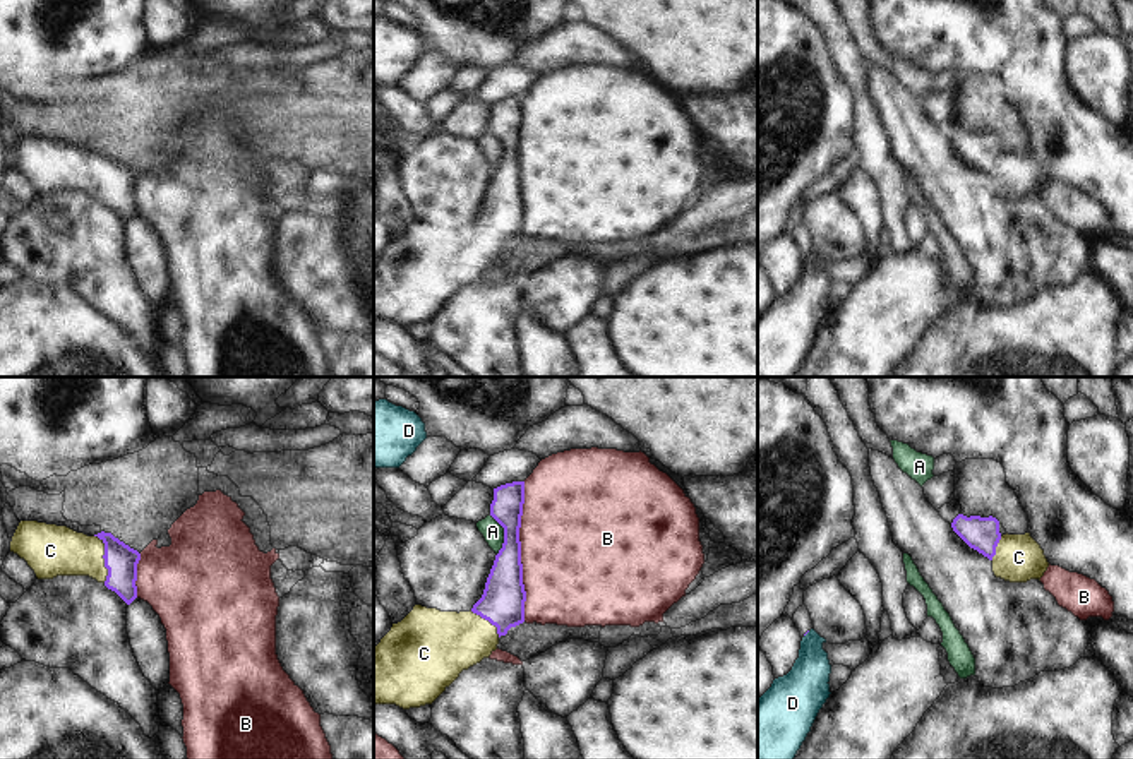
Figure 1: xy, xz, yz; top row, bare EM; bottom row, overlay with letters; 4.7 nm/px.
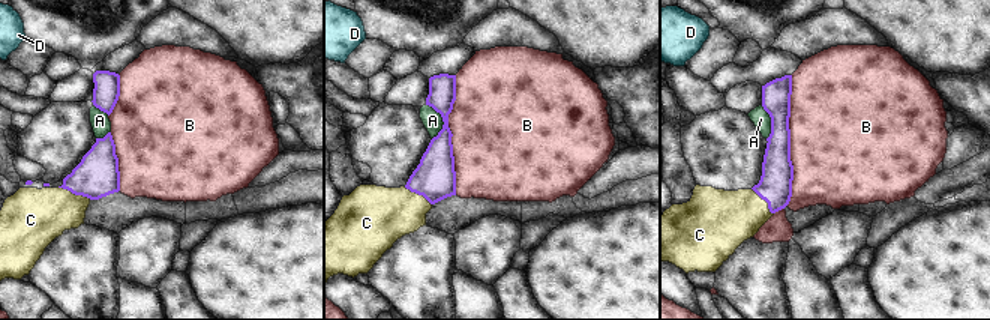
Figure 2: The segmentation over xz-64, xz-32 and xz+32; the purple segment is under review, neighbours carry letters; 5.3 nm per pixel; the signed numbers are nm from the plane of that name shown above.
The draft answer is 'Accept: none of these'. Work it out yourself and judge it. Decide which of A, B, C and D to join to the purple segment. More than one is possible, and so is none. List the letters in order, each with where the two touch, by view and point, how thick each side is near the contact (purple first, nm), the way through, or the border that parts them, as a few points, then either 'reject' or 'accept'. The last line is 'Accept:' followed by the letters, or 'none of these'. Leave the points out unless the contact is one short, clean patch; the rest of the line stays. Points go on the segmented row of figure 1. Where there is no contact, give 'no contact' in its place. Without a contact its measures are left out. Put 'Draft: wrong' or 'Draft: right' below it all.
A: xz (504, 535) | 180/100 nm | reject
B: xz (520, 552) | 200/500 nm | reject
C: xy (103, 557) | 150/240 nm | across xy (120, 561), (103, 557), (52, 550) | accept
D: yz (806, 633) | 20/220 nm | along yz (809, 631), (804, 636) | reject
Accept: C
Draft: wrong

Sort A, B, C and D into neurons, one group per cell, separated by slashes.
A / B / C / D

